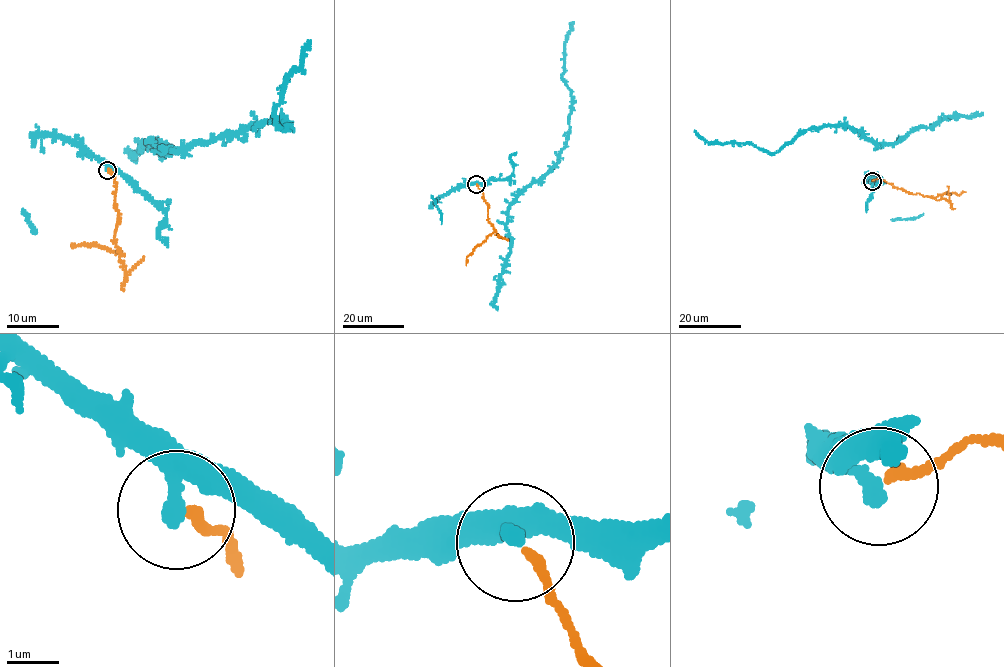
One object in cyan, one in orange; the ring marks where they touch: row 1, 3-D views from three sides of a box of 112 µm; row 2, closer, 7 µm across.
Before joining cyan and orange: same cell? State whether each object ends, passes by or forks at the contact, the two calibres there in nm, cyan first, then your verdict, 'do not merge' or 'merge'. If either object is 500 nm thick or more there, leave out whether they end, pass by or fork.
cyan passes by; orange ends; calibres 260 and 180 nm; do not merge

